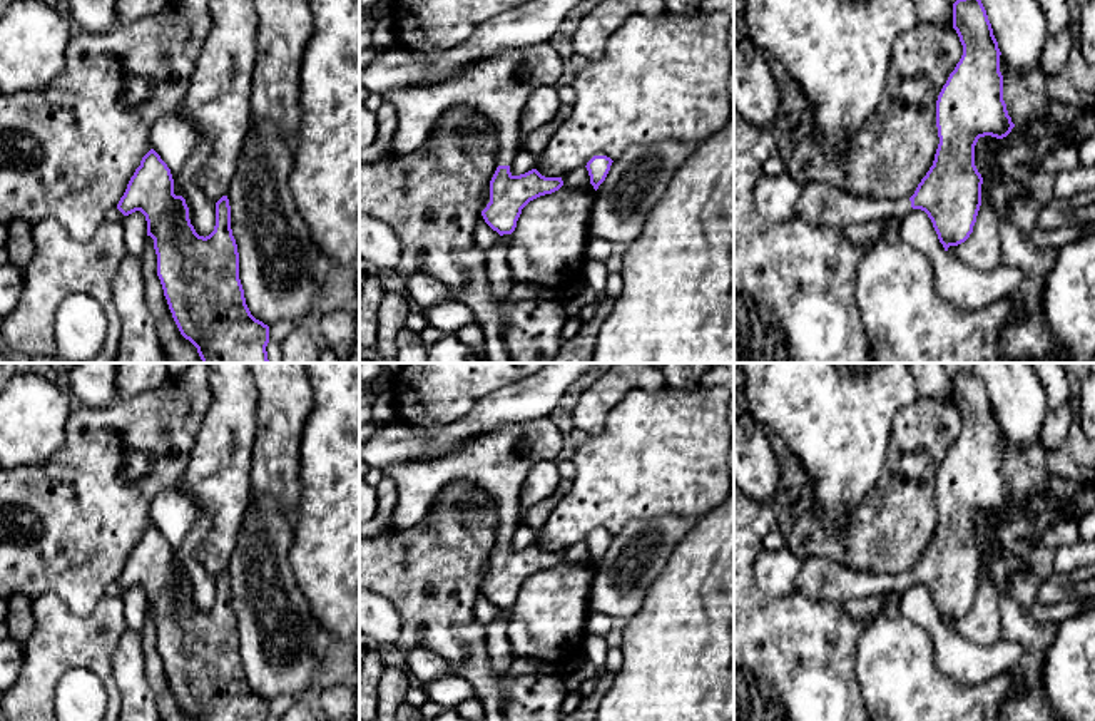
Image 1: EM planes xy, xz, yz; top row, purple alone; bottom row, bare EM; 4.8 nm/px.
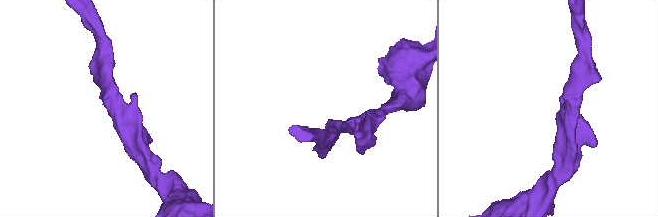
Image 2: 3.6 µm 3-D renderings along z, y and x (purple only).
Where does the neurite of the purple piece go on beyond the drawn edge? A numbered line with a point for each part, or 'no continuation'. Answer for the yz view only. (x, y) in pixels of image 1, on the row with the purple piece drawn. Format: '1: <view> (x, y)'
1: yz (825, 204)

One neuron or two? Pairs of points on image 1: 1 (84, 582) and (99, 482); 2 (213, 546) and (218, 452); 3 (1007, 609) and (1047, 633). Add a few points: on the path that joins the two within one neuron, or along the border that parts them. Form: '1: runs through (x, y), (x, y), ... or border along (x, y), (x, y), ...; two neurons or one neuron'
1: runs through (92, 557), (92, 507); one neuron
2: runs through (219, 522), (219, 475); one neuron
3: runs through (1017, 619), (1030, 633), (1037, 633); one neuron

